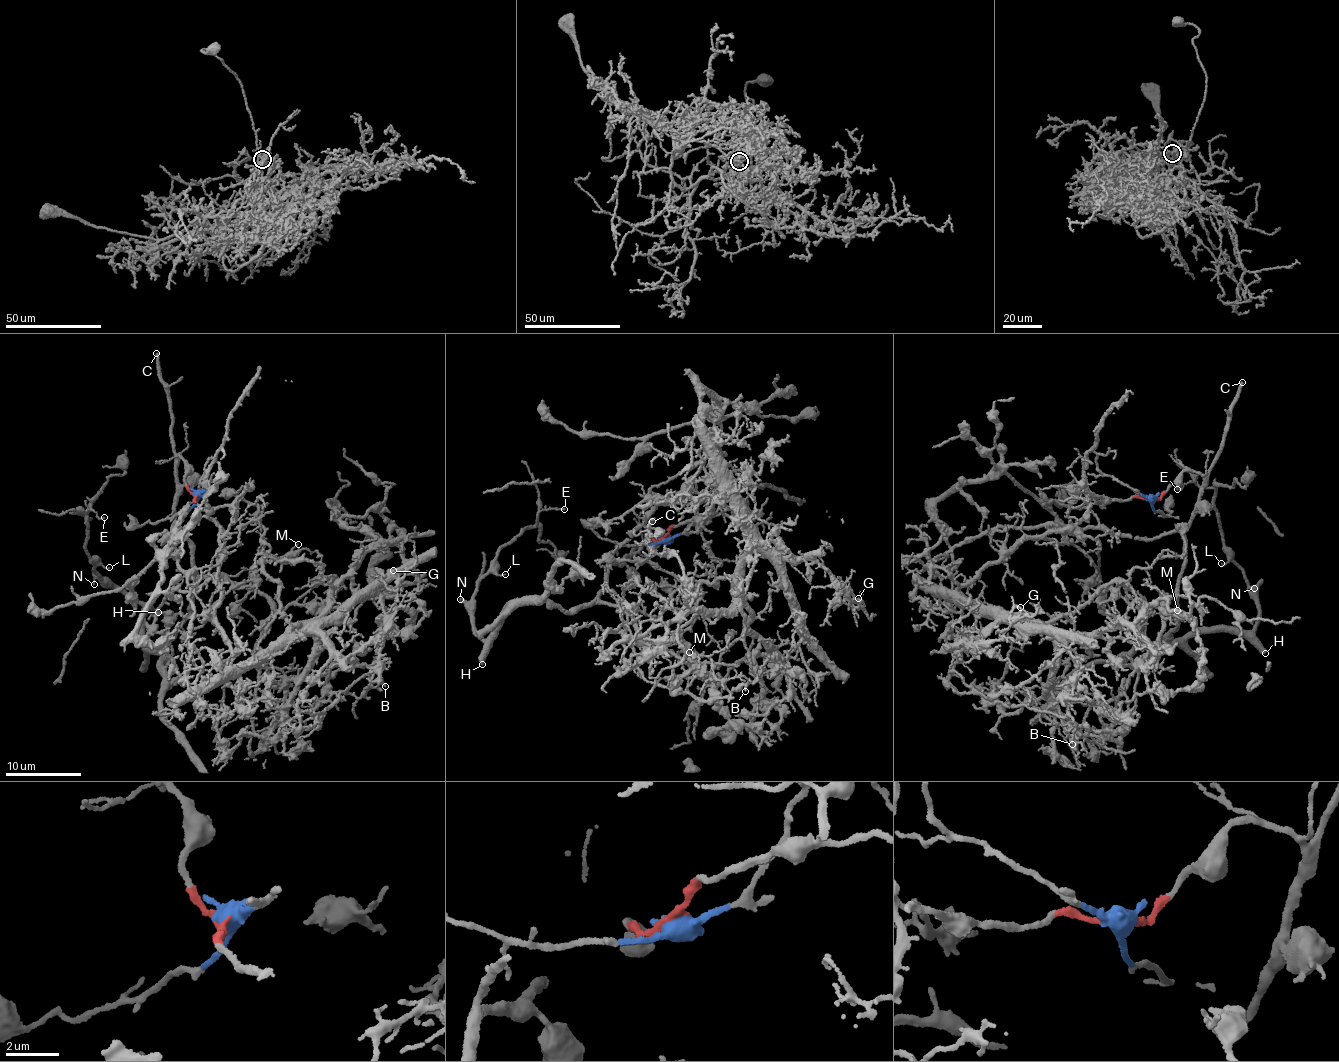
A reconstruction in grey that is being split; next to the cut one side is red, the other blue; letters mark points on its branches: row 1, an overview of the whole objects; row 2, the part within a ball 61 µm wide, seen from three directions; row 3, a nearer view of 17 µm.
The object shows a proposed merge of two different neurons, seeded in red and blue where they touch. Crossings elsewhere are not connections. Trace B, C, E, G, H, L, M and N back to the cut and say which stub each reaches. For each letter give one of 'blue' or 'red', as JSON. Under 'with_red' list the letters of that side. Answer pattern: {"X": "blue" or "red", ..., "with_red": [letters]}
{"B": "red", "C": "red", "E": "red", "G": "blue", "H": "red", "L": "red", "M": "blue", "N": "red", "with_red": ["B", "C", "E", "H", "L", "N"]}

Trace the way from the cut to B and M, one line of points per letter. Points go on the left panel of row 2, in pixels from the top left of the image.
B: (195, 495), (178, 456), (177, 529), (192, 567), (267, 599), (256, 654), (272, 674), (372, 667), (386, 687)
M: (195, 495), (206, 472), (221, 559), (215, 611), (234, 664), (293, 630), (263, 562), (297, 543)

